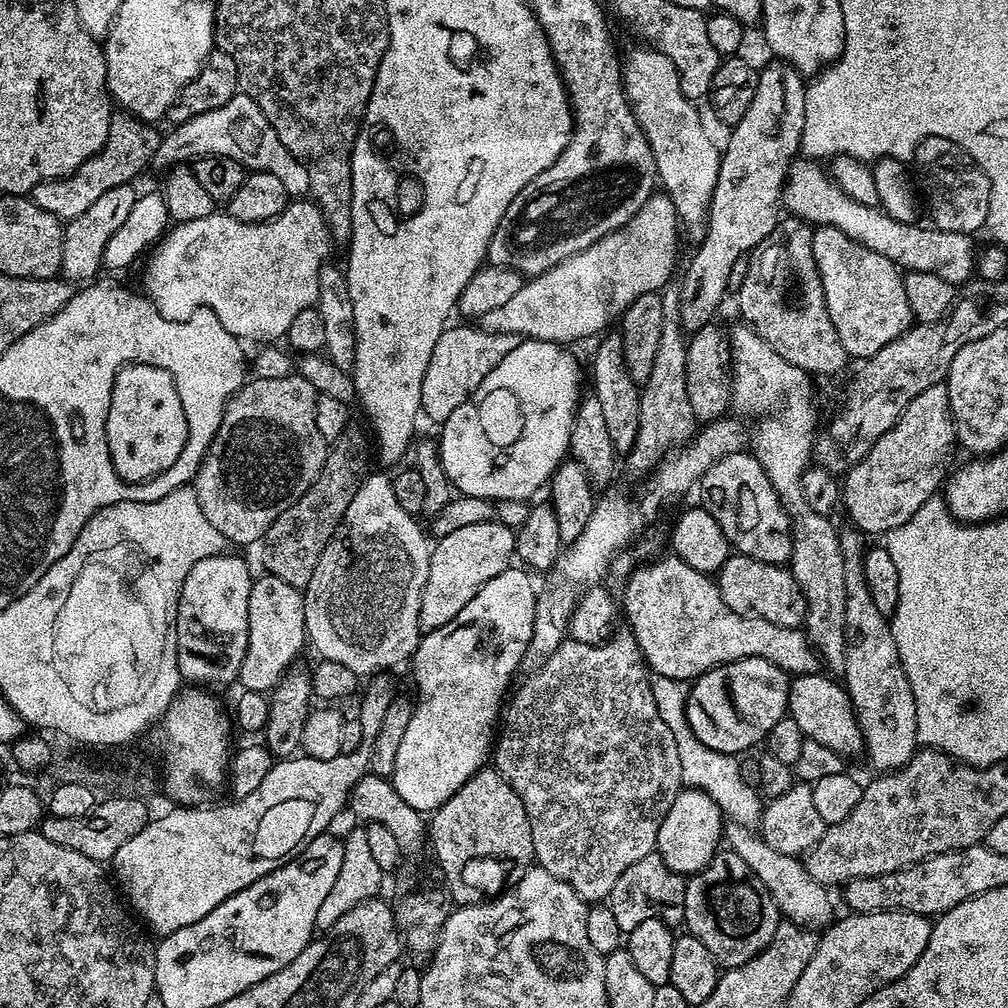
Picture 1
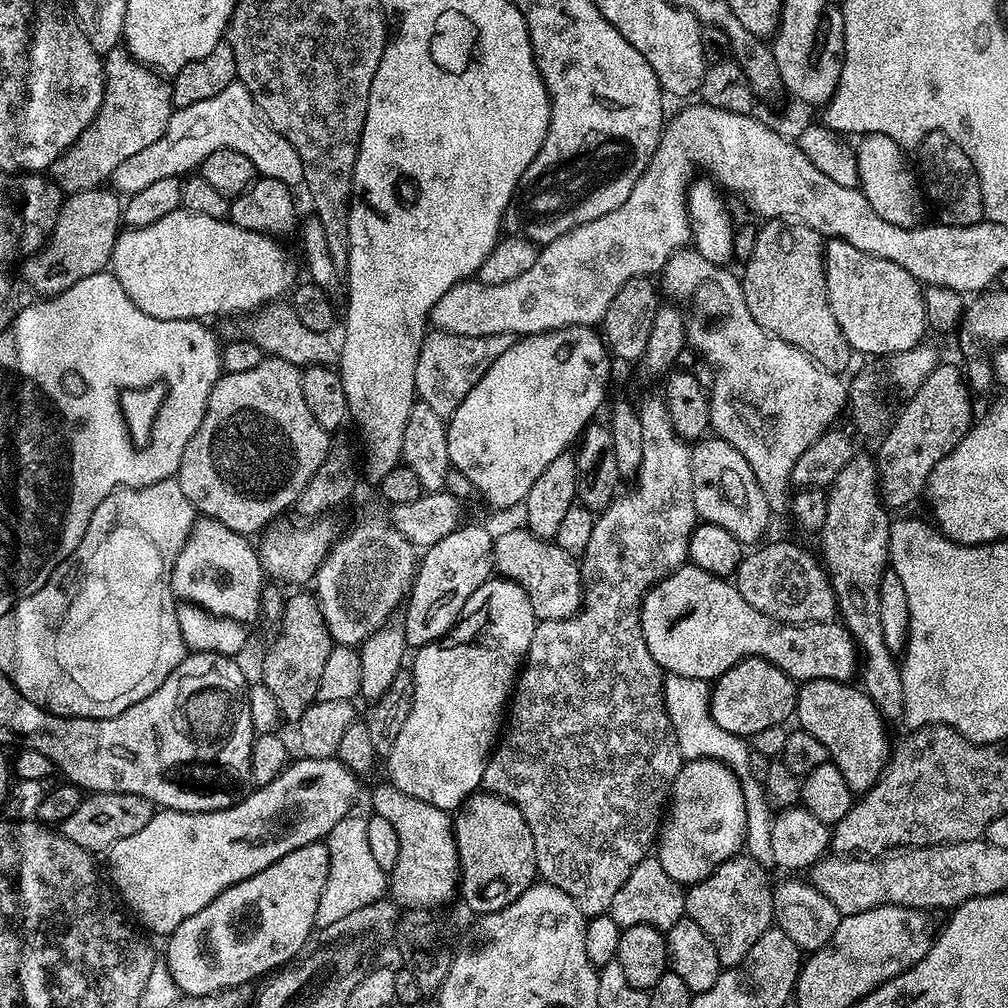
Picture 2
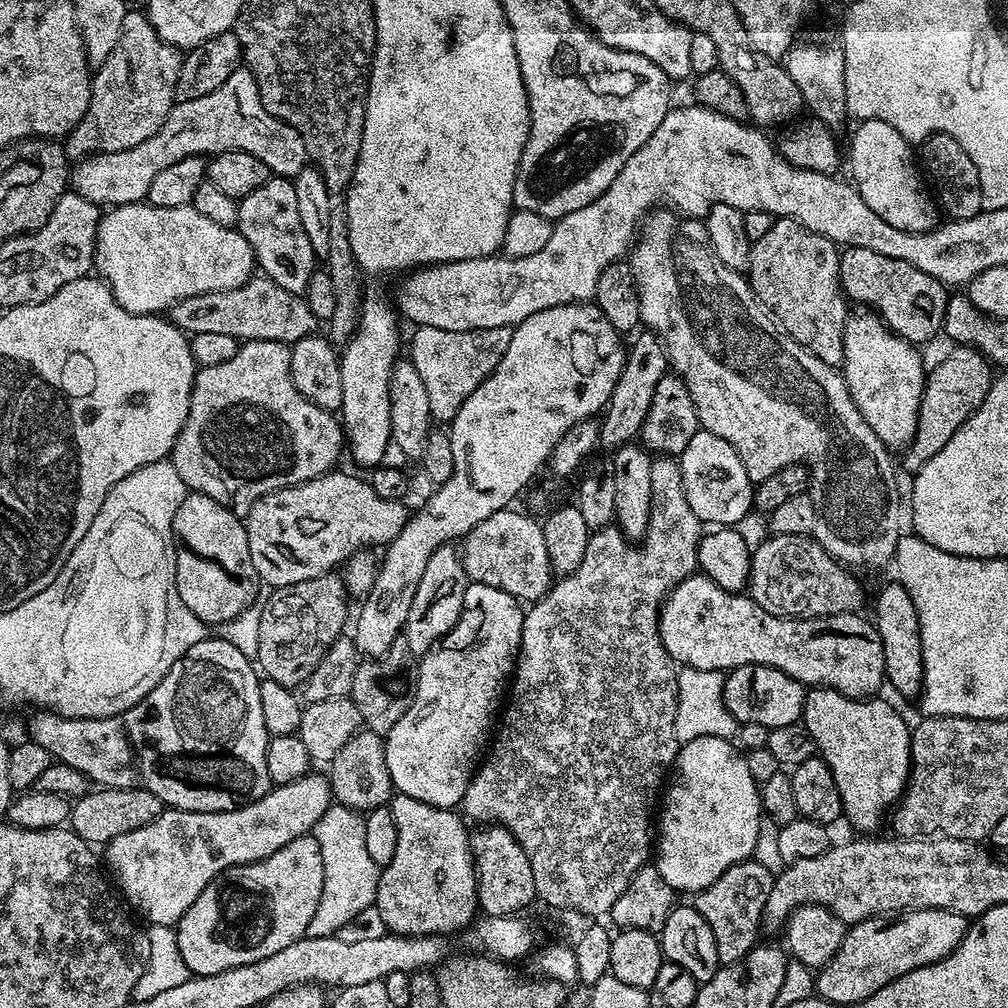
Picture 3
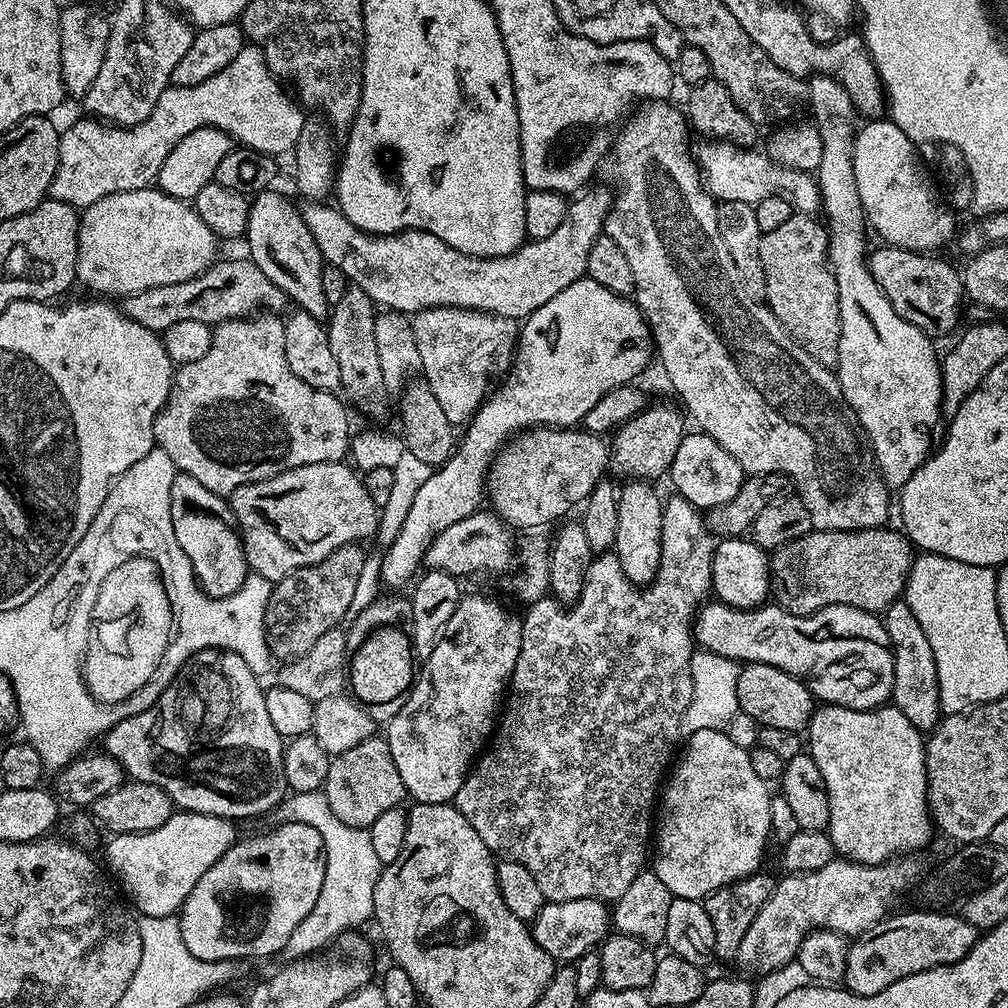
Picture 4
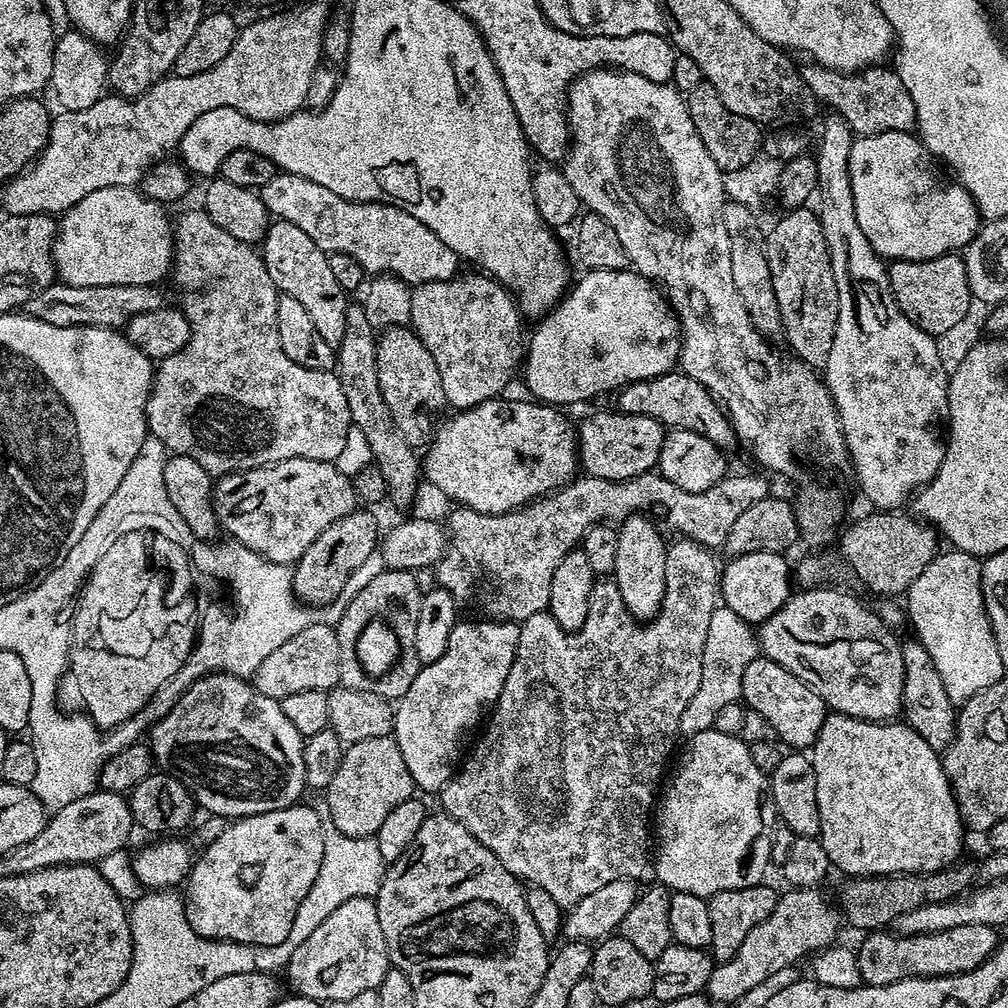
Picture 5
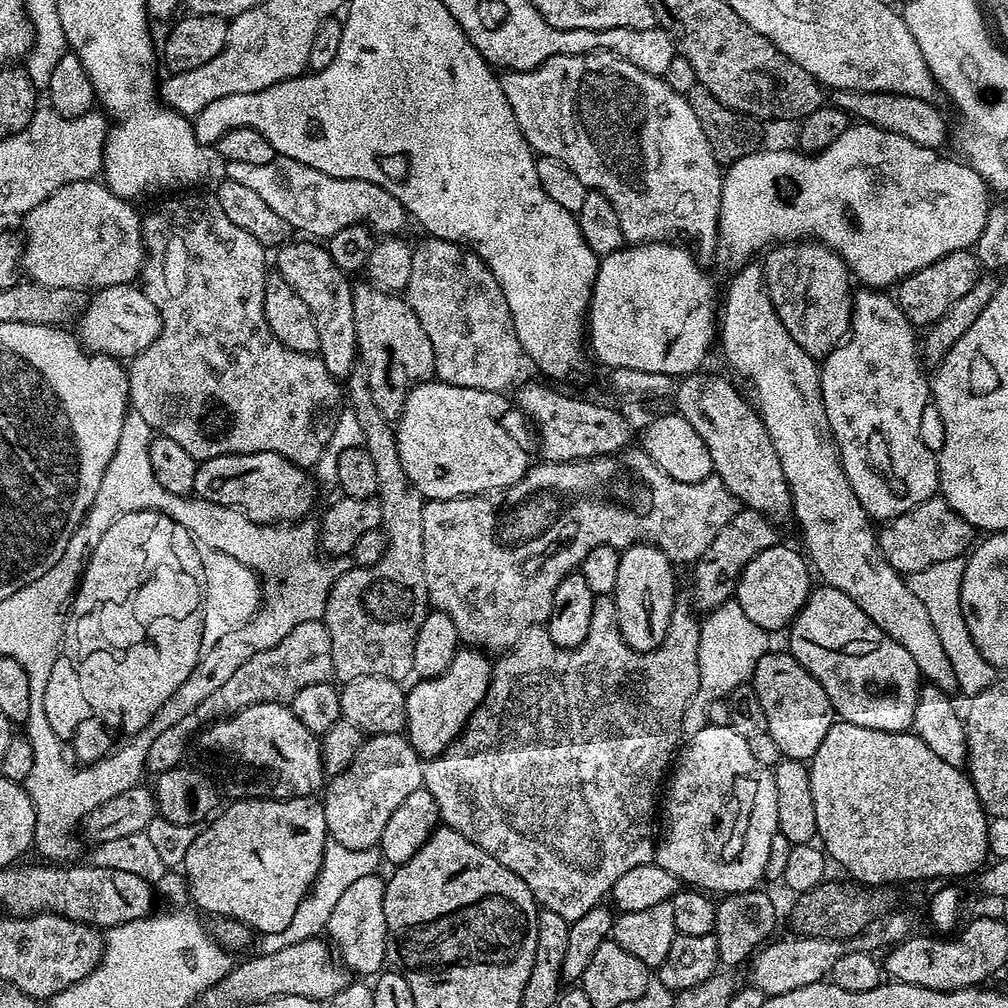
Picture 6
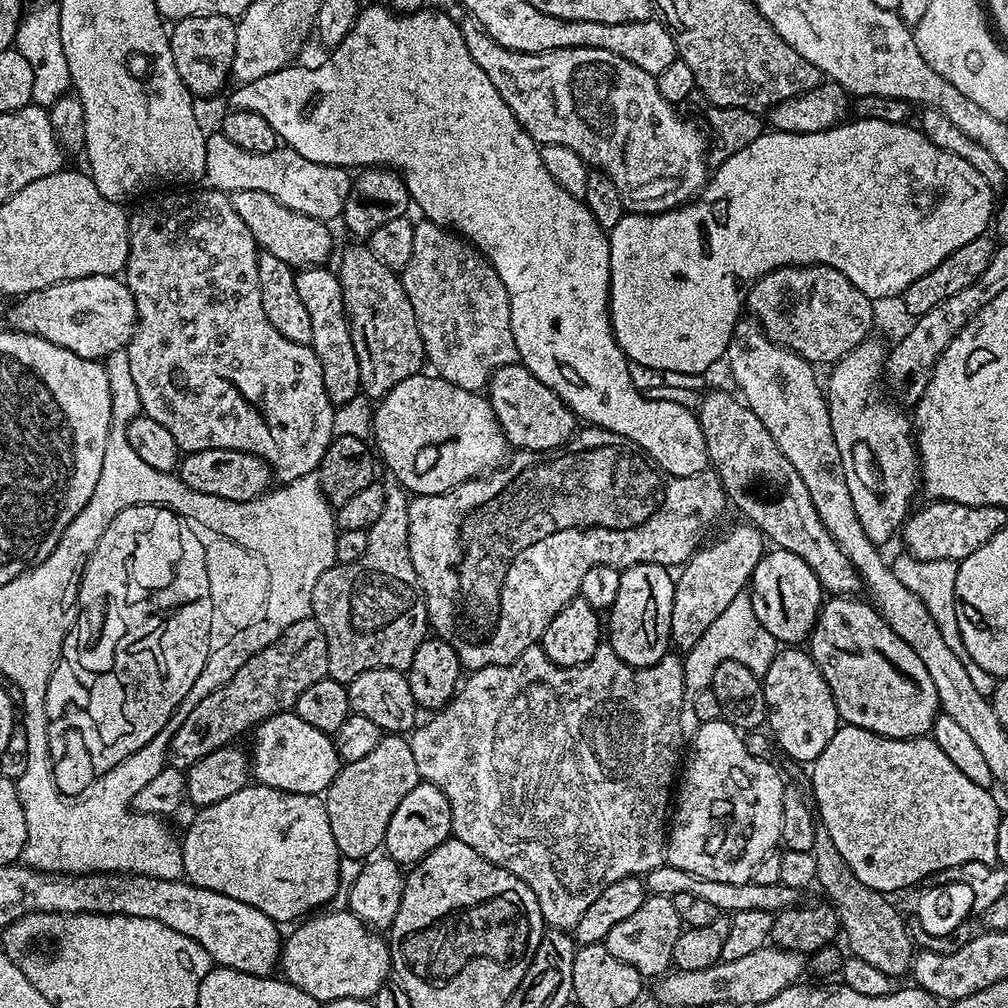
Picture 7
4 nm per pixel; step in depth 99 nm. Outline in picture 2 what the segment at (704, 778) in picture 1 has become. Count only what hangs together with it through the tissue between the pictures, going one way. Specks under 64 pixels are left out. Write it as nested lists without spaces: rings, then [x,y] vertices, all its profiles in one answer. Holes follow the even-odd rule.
[[[671,674],[664,678],[664,705],[666,714],[672,723],[674,738],[678,738],[678,750],[685,761],[716,760],[730,768],[740,779],[740,789],[744,795],[744,809],[746,810],[746,834],[744,848],[747,855],[757,860],[763,866],[774,865],[774,853],[770,842],[770,826],[774,809],[768,804],[761,781],[754,778],[748,769],[748,754],[750,744],[745,737],[730,734],[730,730],[722,730],[718,722],[710,714],[708,697],[710,695],[709,681],[698,678],[682,678]]]

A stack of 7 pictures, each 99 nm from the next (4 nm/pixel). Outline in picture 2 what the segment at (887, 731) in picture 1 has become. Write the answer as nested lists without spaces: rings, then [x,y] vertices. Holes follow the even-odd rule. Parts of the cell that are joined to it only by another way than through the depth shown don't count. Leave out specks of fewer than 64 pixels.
[[[851,459],[836,475],[835,482],[829,485],[826,493],[827,514],[818,538],[824,552],[822,560],[835,591],[838,616],[858,649],[859,683],[885,721],[892,722],[895,716],[896,719],[903,717],[904,699],[897,657],[886,646],[882,618],[876,620],[879,589],[888,568],[892,518],[883,497],[879,495],[875,463],[869,459]]]

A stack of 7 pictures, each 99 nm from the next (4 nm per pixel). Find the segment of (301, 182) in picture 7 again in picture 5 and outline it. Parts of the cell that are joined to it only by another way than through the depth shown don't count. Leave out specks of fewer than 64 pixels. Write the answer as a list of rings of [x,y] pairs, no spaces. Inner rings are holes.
[[[277,171],[270,182],[266,182],[259,188],[260,197],[266,206],[269,217],[286,222],[294,222],[298,230],[303,230],[310,238],[314,238],[314,246],[318,246],[323,252],[334,254],[346,254],[358,262],[358,266],[364,268],[368,274],[387,274],[404,280],[410,286],[434,282],[435,280],[451,280],[461,271],[462,261],[459,256],[434,234],[414,214],[406,214],[397,204],[391,202],[373,202],[361,204],[359,200],[347,200],[338,198],[334,190],[326,190],[326,186],[318,186],[318,182],[310,182],[310,178],[302,178],[298,174]]]

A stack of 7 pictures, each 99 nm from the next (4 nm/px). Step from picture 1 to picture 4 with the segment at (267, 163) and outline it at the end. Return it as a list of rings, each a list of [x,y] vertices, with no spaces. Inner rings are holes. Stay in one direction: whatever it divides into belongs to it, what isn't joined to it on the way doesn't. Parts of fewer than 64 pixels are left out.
[[[245,46],[238,58],[234,58],[234,62],[226,66],[226,70],[218,70],[214,78],[206,78],[206,82],[198,82],[198,86],[169,86],[158,98],[150,118],[132,128],[113,126],[95,118],[76,120],[60,133],[60,161],[50,189],[51,199],[61,200],[77,210],[83,210],[98,202],[98,198],[149,187],[162,170],[162,162],[166,162],[170,150],[174,150],[174,146],[178,146],[178,142],[182,142],[186,134],[194,134],[194,130],[199,128],[222,130],[237,145],[253,148],[254,151],[273,158],[280,158],[283,152],[291,153],[298,142],[298,134],[302,134],[306,113],[289,93],[289,97],[284,93],[284,88],[285,85],[266,66],[259,48]]]

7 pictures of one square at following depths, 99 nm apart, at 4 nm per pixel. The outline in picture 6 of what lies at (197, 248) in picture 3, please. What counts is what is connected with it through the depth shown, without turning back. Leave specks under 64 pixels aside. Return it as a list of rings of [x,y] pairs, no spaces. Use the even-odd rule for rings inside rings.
[[[95,179],[70,182],[54,194],[50,194],[46,202],[34,206],[34,210],[25,212],[22,217],[24,223],[22,268],[27,279],[42,286],[62,286],[81,290],[99,290],[133,283],[144,266],[145,254],[140,229],[142,216],[132,207],[129,201],[112,193],[107,184],[97,182]]]

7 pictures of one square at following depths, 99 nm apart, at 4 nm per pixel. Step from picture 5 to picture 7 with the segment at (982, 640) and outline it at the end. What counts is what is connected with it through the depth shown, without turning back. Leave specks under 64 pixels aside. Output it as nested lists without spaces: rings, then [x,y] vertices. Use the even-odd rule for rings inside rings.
[[[901,554],[897,560],[891,561],[892,572],[918,598],[922,598],[922,606],[930,610],[930,618],[934,618],[934,623],[938,625],[938,631],[942,633],[942,638],[946,641],[946,646],[950,646],[950,651],[962,661],[962,667],[966,669],[966,675],[970,677],[970,682],[974,682],[974,687],[978,689],[978,694],[991,697],[995,692],[998,683],[997,677],[990,675],[970,654],[966,654],[966,646],[962,642],[962,634],[958,630],[958,610],[954,610],[956,595],[954,594],[954,582],[958,574],[958,563],[954,560],[915,560],[910,555]]]

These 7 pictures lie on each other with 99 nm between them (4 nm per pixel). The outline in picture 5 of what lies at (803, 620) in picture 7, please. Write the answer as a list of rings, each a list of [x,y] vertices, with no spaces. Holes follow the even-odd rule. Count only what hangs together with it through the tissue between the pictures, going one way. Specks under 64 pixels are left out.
[[[778,552],[746,553],[731,557],[720,572],[720,591],[723,607],[734,610],[747,624],[758,626],[774,614],[794,591],[794,572]]]

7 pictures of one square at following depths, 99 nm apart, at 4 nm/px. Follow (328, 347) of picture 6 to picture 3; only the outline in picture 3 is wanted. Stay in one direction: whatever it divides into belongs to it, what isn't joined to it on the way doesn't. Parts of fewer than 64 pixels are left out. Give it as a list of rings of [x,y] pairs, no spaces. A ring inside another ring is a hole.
[[[271,176],[266,183],[258,186],[254,194],[246,194],[236,206],[238,218],[236,228],[250,242],[256,256],[259,271],[268,276],[282,290],[303,294],[313,272],[318,268],[316,251],[302,230],[302,221],[298,215],[298,198],[294,195],[292,180],[283,176]]]

